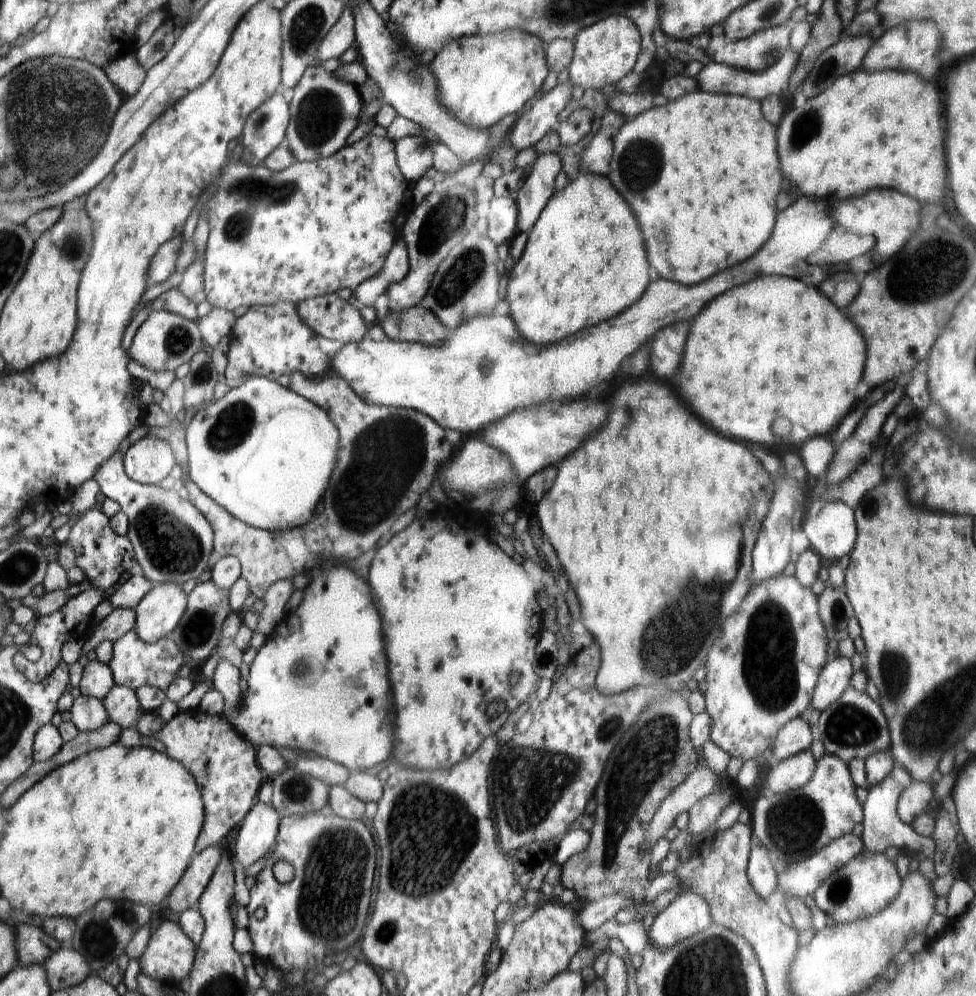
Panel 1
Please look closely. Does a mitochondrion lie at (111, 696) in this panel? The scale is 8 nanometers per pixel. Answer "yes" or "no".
no

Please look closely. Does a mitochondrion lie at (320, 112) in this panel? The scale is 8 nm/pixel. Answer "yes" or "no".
yes

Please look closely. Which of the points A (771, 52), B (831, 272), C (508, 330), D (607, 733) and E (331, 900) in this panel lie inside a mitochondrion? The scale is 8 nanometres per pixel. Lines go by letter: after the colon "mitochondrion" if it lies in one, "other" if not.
A: mitochondrion
B: other
C: other
D: mitochondrion
E: mitochondrion

